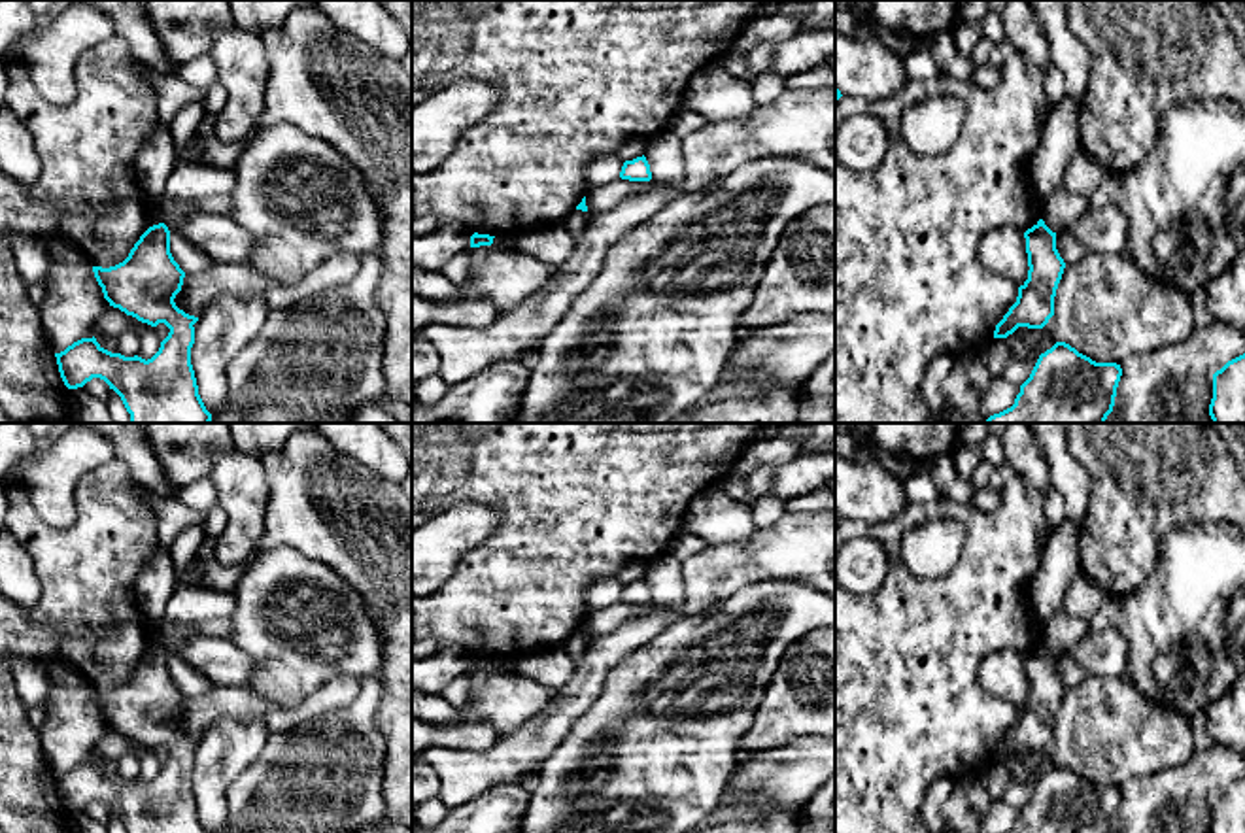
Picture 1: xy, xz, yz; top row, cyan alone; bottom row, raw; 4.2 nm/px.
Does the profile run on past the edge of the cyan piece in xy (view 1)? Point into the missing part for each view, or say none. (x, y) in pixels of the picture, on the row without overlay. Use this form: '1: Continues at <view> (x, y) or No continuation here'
1: No continuation here

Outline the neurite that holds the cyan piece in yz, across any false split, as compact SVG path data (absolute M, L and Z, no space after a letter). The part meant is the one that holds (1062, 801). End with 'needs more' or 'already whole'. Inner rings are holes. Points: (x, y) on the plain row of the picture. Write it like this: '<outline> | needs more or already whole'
M1066 765L1039 778L1007 833L1113 833L1122 791L1096 786Z | already whole

